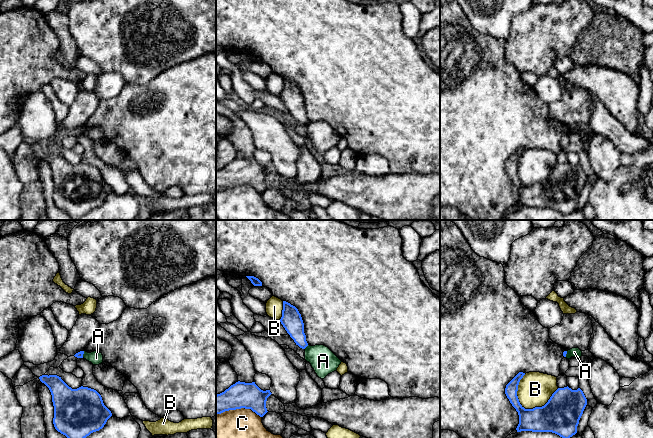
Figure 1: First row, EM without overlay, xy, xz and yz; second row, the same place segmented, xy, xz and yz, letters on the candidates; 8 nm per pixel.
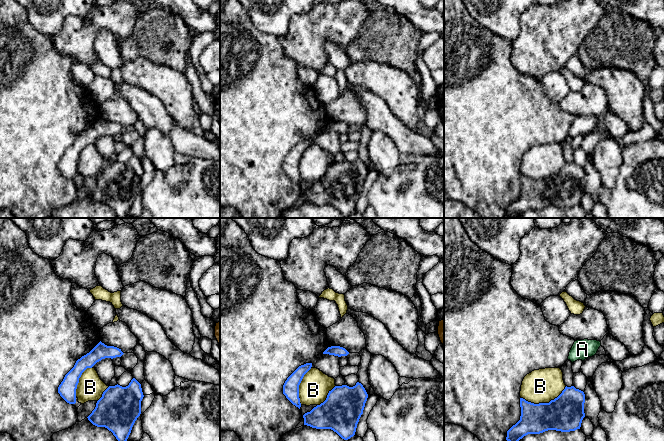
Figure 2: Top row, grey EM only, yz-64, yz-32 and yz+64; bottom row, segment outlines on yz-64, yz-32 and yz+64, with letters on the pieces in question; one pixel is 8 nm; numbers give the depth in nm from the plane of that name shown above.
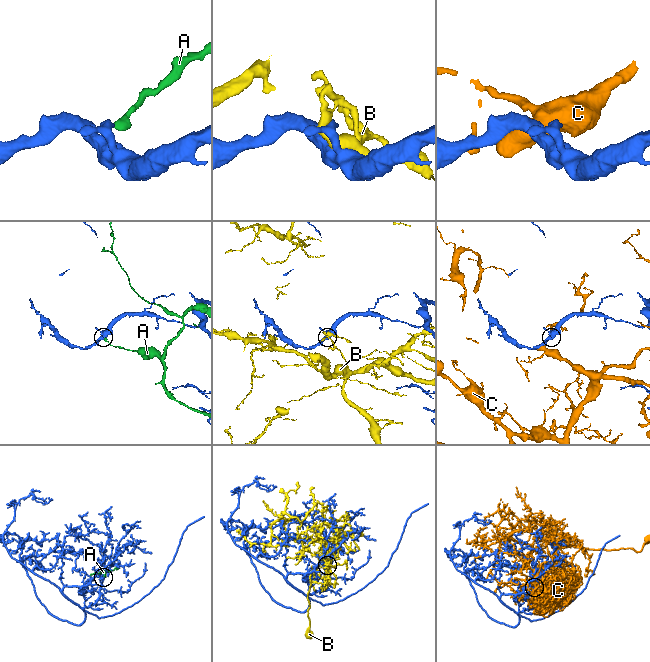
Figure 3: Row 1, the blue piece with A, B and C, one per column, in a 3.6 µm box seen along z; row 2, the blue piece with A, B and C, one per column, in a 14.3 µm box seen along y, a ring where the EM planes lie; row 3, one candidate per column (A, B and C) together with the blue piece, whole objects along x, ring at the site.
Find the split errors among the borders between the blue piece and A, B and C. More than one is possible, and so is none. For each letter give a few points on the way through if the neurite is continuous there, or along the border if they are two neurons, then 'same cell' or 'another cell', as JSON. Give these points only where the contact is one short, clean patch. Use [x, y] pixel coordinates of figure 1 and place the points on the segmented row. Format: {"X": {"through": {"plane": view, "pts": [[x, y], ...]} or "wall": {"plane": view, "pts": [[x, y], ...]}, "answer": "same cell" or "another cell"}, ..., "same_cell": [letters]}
{"A": {"wall": {"plane": "xz", "pts": [[308, 345], [304, 348]]}, "answer": "another cell"}, "B": {"answer": "another cell"}, "C": {"answer": "another cell"}, "same_cell": []}

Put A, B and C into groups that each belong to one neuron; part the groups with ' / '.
A / B / C

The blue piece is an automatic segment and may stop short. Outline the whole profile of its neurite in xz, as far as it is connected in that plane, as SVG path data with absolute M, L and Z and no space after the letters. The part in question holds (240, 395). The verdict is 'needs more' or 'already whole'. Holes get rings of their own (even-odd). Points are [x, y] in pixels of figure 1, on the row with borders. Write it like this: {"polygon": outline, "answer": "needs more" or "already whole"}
{"polygon": "M236 382L224 392L216 395L216 414L236 409L251 409L260 417L268 411L266 408L267 398L272 393L270 390L261 390L255 382Z", "answer": "already whole"}

